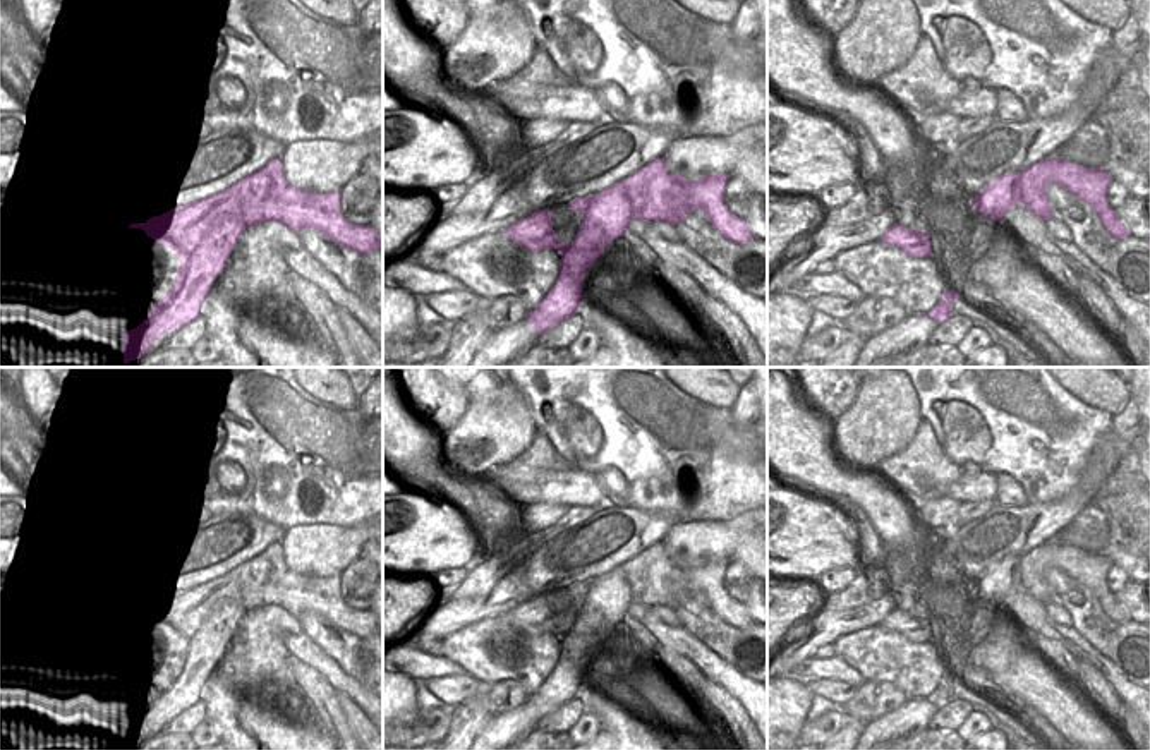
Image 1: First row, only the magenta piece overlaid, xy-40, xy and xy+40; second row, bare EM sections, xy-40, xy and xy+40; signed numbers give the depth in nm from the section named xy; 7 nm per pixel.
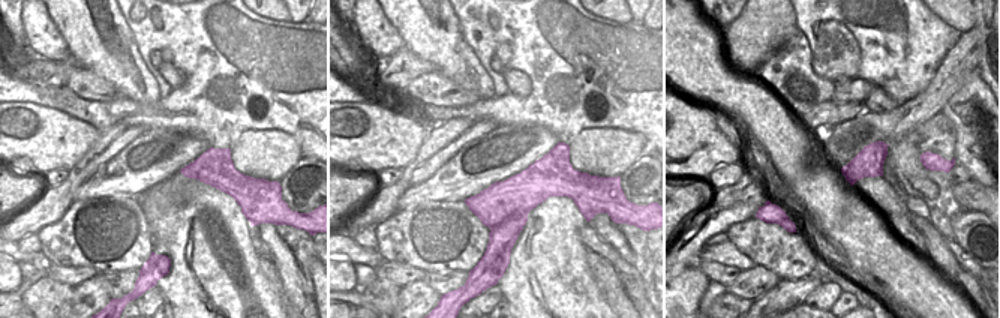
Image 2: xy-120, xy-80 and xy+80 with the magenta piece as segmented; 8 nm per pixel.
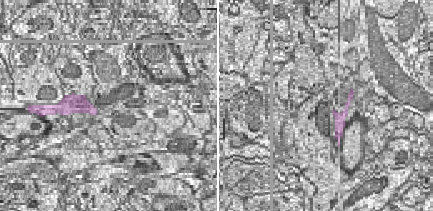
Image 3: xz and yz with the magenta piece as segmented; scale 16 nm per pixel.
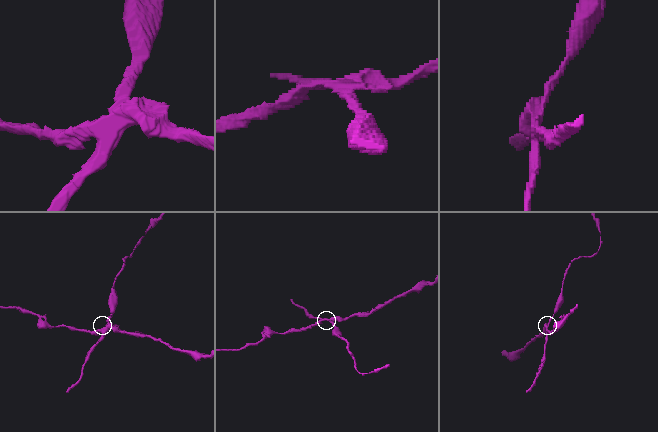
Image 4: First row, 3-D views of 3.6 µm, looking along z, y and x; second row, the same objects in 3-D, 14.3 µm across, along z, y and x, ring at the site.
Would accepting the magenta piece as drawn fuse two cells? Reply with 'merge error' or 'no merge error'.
merge error

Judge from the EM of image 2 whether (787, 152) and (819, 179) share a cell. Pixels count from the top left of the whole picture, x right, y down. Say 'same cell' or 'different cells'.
same cell

